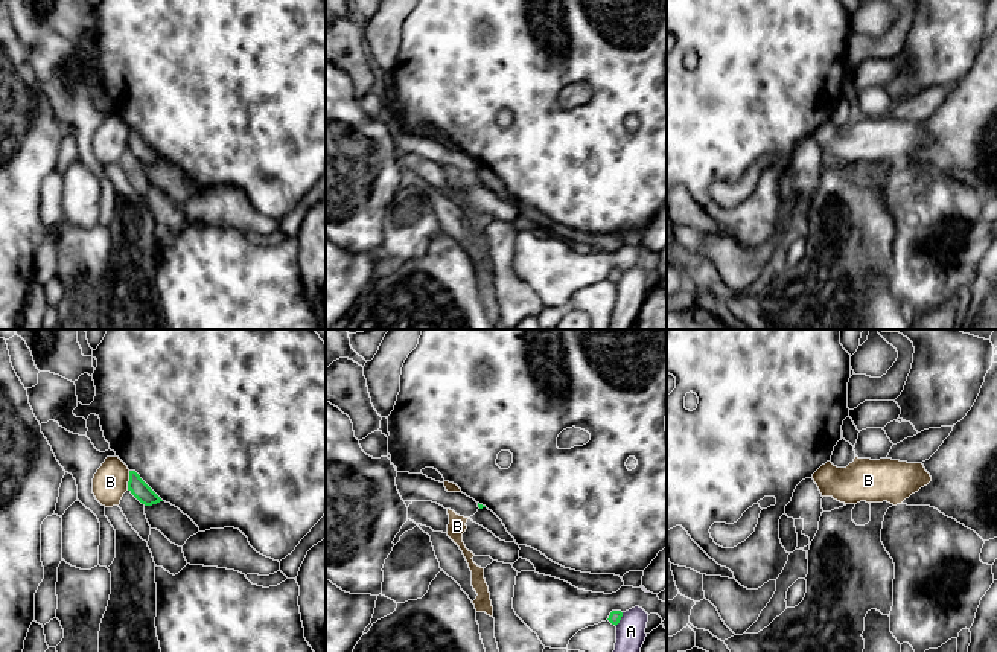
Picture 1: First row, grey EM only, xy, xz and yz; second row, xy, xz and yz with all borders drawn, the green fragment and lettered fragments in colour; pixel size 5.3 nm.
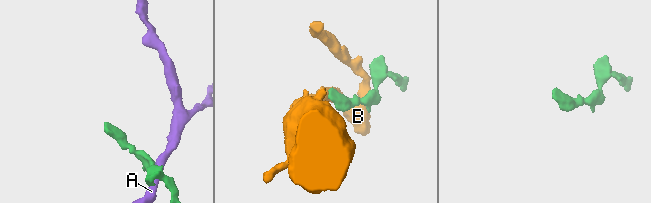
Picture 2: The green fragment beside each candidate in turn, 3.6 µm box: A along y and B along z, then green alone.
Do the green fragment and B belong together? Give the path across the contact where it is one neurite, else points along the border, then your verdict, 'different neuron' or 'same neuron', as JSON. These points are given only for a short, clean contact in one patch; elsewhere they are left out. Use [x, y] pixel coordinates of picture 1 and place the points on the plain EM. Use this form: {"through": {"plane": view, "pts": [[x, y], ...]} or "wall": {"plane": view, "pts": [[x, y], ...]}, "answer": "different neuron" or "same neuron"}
{"wall": {"plane": "xy", "pts": [[130, 130], [127, 148]]}, "answer": "different neuron"}

